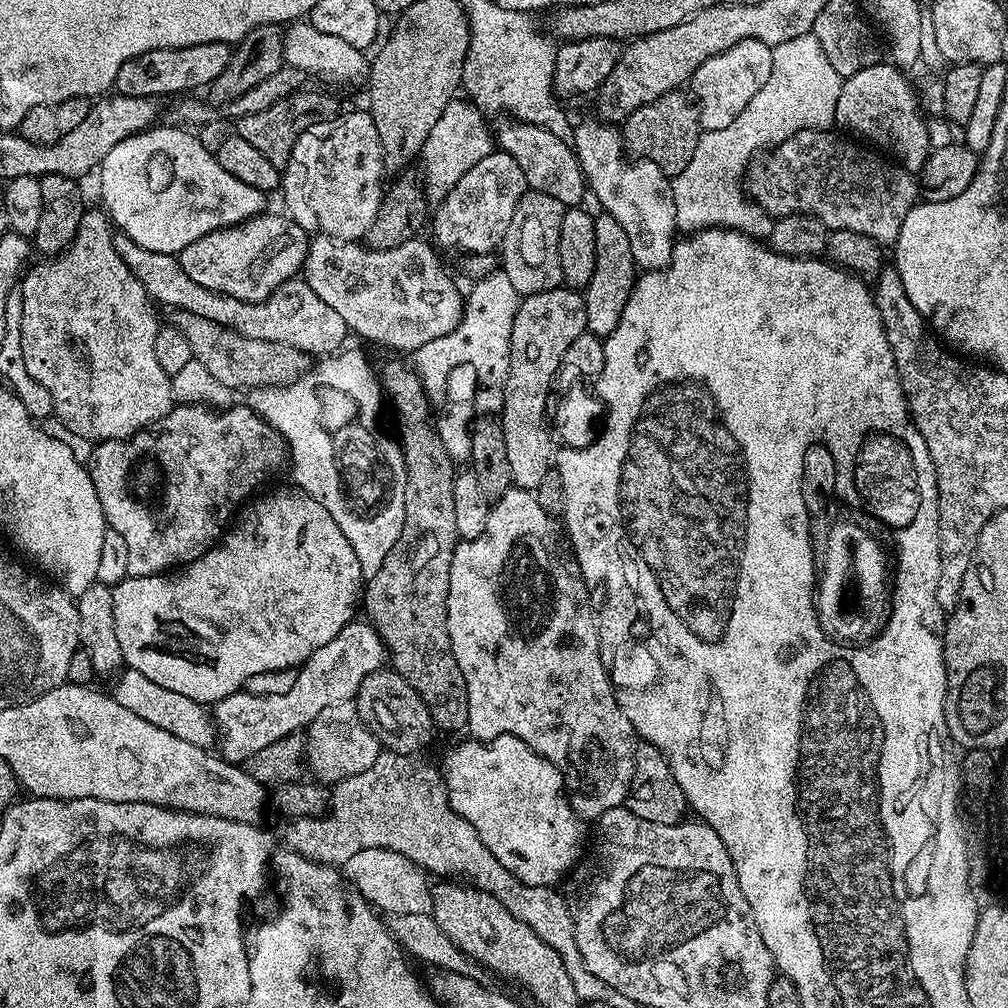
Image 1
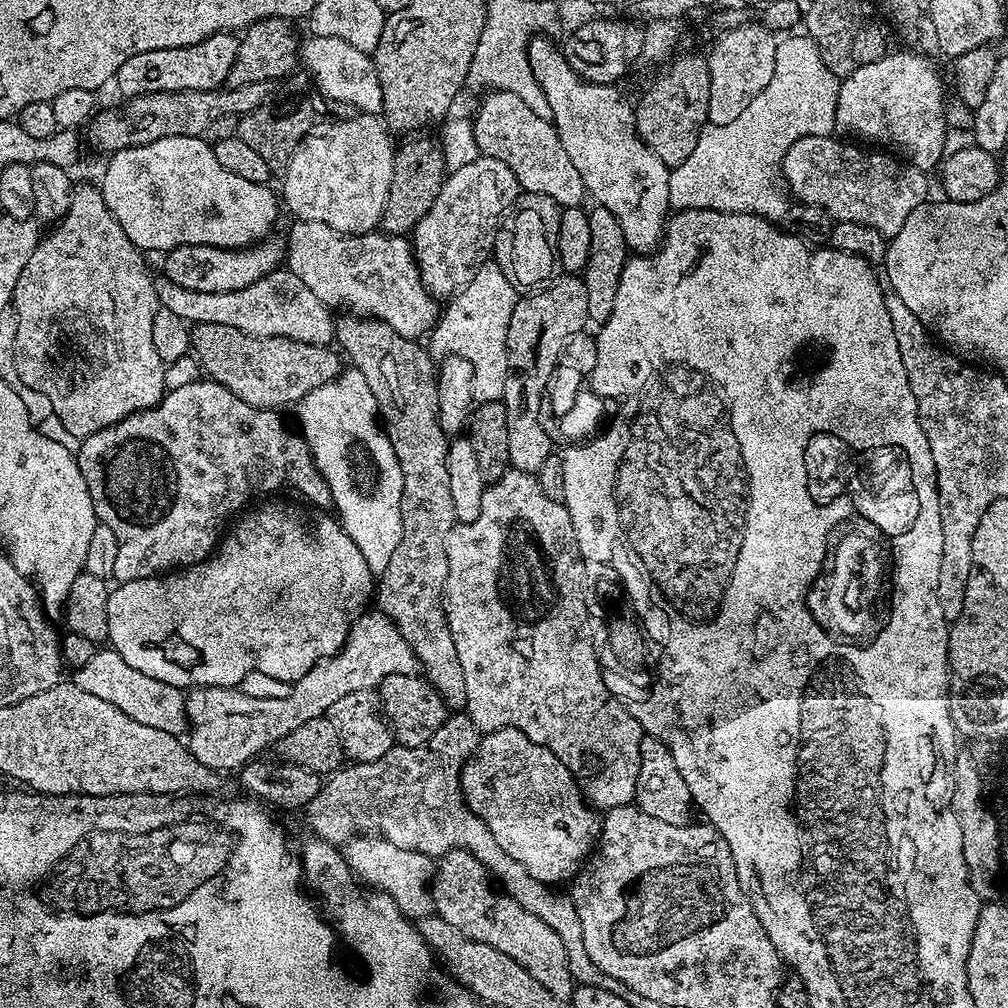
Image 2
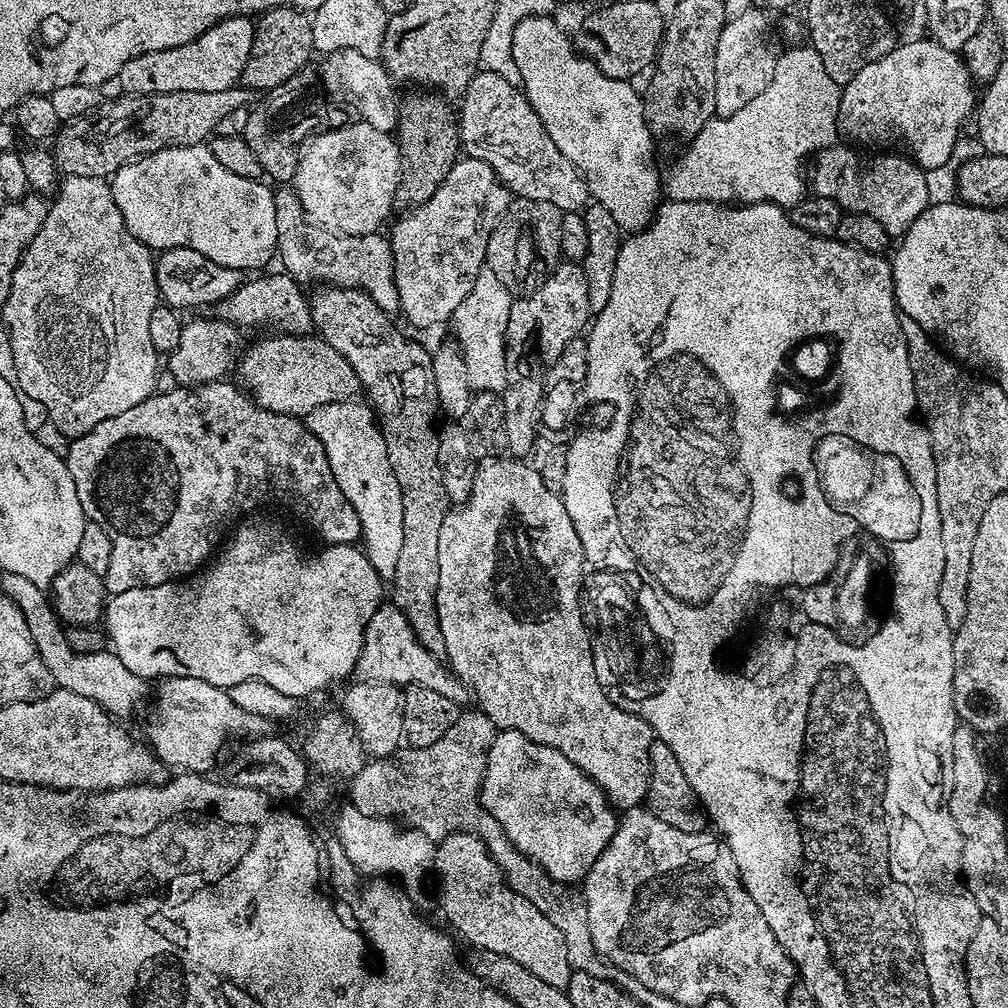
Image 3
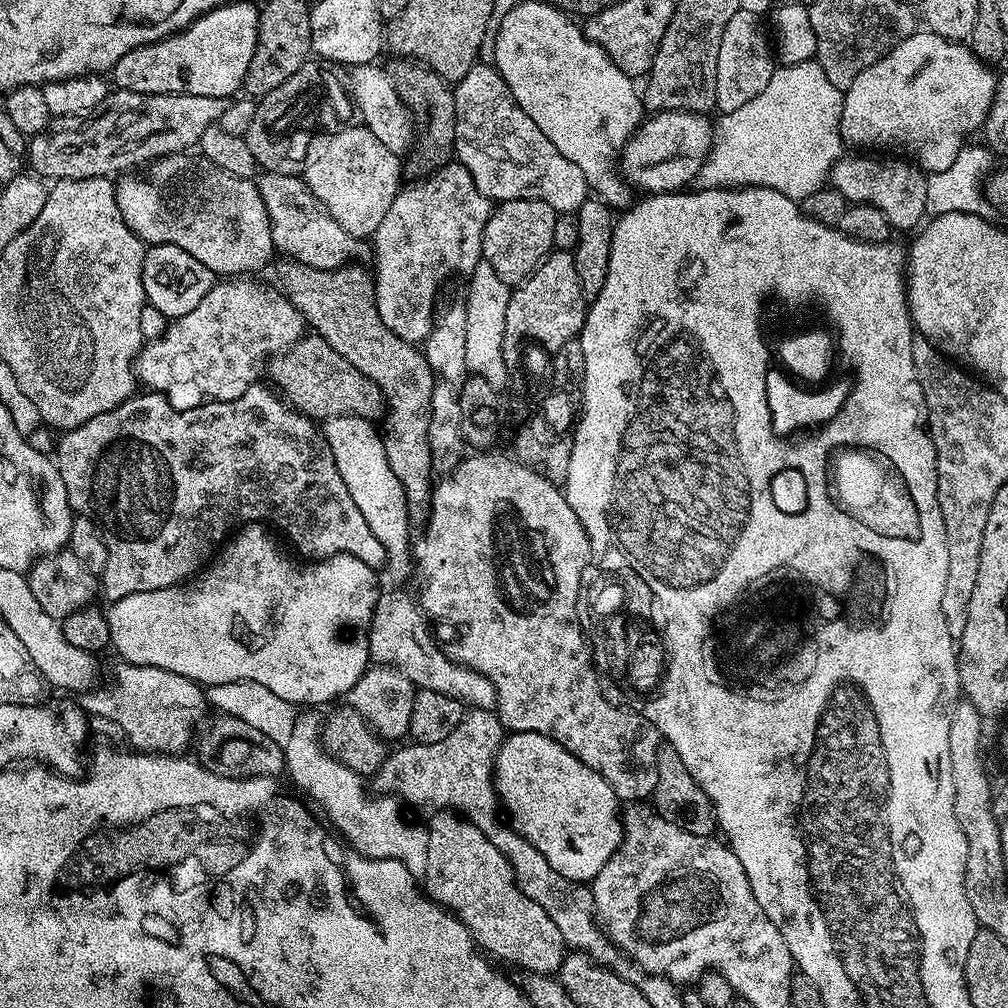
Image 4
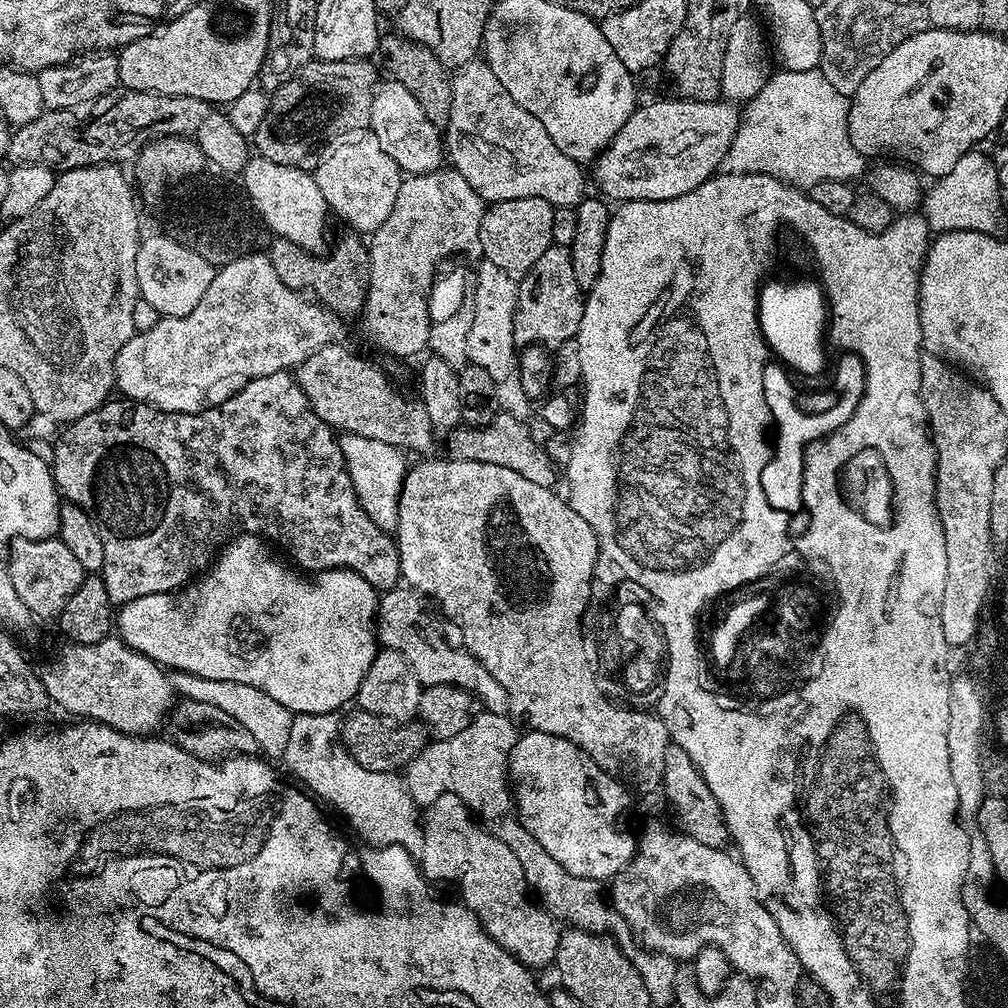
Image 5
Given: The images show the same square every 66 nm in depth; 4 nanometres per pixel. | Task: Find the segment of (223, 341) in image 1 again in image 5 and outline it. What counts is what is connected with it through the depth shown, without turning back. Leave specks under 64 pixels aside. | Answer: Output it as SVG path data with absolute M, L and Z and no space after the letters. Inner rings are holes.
M337 342L322 346L294 369L294 378L302 386L302 394L306 394L314 414L337 433L386 442L409 453L431 453L428 451L432 448L434 429L424 405L419 399L403 396L378 365L355 356L342 345Z

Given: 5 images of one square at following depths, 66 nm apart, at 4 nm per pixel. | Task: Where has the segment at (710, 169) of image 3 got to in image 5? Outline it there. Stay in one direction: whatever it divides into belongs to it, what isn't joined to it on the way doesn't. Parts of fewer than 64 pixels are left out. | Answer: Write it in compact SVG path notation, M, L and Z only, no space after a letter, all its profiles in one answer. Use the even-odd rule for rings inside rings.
M815 68L810 70L776 70L769 75L766 86L758 90L753 100L747 101L740 117L740 125L724 156L727 171L746 174L766 174L773 176L793 188L811 190L818 182L827 180L855 181L855 176L863 177L866 172L866 158L850 142L848 133L849 97L838 94L830 82Z

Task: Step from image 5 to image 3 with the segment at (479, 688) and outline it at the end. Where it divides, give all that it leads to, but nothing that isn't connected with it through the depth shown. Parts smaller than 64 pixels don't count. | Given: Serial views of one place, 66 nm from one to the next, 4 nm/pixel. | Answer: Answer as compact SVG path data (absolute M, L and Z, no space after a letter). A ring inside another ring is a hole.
M391 602L381 603L380 609L366 626L364 645L356 663L355 675L360 680L386 682L397 686L420 684L426 690L438 690L442 698L450 698L450 702L461 706L471 705L474 700L472 691L458 679L456 673L439 657L426 650L422 642L418 642L402 610L398 610Z

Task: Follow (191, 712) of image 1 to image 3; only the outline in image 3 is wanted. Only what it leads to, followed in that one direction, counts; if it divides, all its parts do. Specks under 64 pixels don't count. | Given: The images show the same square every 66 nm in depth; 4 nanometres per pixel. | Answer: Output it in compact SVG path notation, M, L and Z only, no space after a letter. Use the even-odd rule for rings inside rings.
M5 572L2 579L4 579L3 595L9 596L22 610L26 626L34 638L34 646L42 662L46 662L46 670L50 670L52 683L56 688L65 688L74 694L82 694L82 698L98 702L98 706L102 706L113 718L130 715L147 696L149 699L149 681L143 676L134 674L134 670L126 670L122 658L118 658L115 652L105 650L98 654L78 654L70 650L70 642L66 642L64 637L65 625L56 615L56 609L52 607L49 593L45 589L34 586L30 578L21 578L19 574Z

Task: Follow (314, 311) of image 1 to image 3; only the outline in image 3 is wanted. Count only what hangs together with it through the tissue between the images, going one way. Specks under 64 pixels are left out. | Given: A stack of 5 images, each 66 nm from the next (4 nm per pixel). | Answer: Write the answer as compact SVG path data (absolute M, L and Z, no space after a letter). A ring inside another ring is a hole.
M277 270L273 276L260 276L257 280L245 279L240 287L215 305L214 312L227 324L235 324L241 329L260 328L263 324L273 324L273 329L289 336L306 336L313 331L312 306L309 297L300 290L301 285L283 271Z

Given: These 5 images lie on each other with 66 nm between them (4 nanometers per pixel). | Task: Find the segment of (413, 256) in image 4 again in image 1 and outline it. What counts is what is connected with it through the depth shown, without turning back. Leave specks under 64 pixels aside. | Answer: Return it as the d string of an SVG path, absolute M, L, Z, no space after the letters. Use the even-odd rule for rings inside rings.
M493 150L478 166L470 166L466 174L439 201L430 220L430 232L448 248L461 248L464 254L492 254L504 242L504 235L514 218L518 202L529 191L522 166L510 154Z

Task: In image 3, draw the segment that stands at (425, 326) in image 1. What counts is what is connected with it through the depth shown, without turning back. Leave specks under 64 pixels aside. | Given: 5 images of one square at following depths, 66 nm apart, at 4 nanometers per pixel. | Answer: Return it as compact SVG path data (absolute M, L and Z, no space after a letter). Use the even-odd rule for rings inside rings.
M288 186L276 192L274 215L278 221L278 260L284 263L283 271L293 280L317 280L320 286L356 288L372 298L383 312L392 314L399 309L392 242L387 235L371 232L365 236L346 236L314 224L304 215L304 207L295 191Z

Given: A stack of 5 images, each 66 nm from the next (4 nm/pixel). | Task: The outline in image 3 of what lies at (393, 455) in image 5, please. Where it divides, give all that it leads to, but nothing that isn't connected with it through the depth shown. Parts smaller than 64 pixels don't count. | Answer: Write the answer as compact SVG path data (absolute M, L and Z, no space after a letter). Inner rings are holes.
M334 404L315 408L308 413L306 423L326 450L334 482L338 482L342 494L358 514L363 551L381 580L390 582L394 570L398 570L398 554L402 554L402 494L396 486L394 470L384 455L384 445L377 442L378 432L369 413L356 413L354 418L360 424L348 428L343 416L336 411ZM375 440L376 445L371 448Z

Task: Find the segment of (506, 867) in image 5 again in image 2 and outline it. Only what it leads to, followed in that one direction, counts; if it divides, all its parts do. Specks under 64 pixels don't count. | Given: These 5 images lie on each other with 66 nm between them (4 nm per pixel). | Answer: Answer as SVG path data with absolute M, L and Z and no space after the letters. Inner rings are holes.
M456 848L439 857L436 874L432 877L432 897L436 903L435 915L446 918L446 922L462 930L466 938L474 938L494 946L494 950L502 950L502 954L514 958L518 966L538 978L546 990L553 992L560 1000L571 1001L574 981L562 938L558 938L558 934L542 922L542 918L534 918L530 910L522 910L514 898L497 887L472 854L463 848Z

